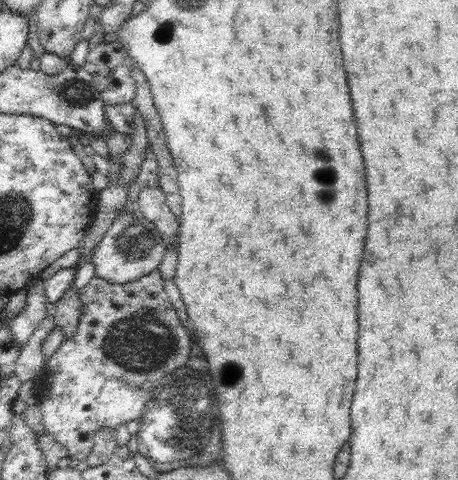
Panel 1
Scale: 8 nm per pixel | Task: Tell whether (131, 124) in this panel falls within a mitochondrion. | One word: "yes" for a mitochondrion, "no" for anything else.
no

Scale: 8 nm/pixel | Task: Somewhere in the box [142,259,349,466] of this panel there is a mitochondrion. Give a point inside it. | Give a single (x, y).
(230, 374)

